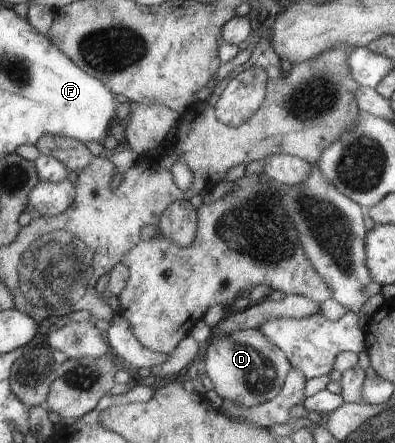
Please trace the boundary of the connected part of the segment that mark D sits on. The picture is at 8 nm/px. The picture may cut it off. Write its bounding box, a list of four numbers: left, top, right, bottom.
[201,329,292,406]

